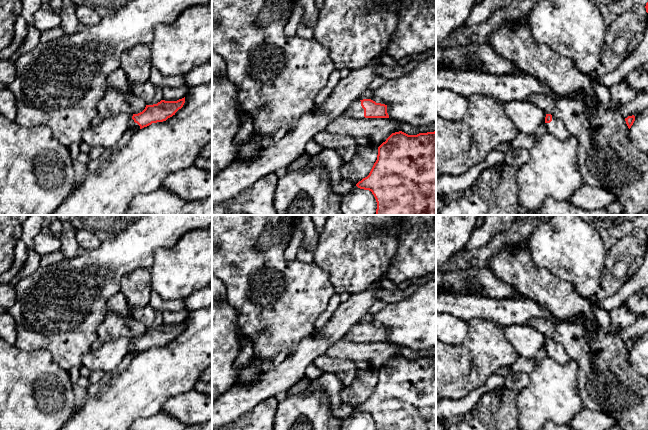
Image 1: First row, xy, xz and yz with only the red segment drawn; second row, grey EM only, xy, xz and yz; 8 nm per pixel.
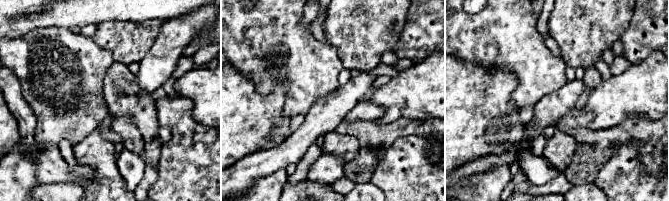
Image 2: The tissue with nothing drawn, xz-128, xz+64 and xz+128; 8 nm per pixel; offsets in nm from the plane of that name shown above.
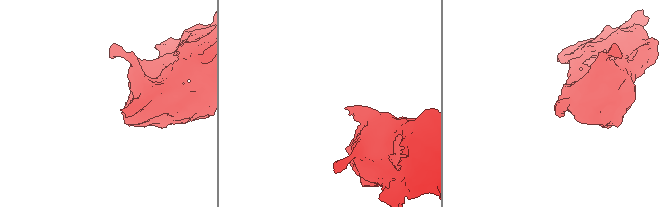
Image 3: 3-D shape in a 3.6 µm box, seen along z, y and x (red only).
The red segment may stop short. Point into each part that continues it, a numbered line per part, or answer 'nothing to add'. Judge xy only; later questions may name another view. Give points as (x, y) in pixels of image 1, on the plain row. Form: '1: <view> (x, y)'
1: xy (133, 350)

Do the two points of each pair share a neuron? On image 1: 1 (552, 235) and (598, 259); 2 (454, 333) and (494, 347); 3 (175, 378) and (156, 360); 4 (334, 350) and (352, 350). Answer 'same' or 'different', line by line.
1: same
2: different
3: same
4: same

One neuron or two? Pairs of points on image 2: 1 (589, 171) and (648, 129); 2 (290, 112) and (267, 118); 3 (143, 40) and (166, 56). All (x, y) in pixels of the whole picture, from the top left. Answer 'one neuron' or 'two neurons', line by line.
1: one neuron
2: two neurons
3: two neurons

